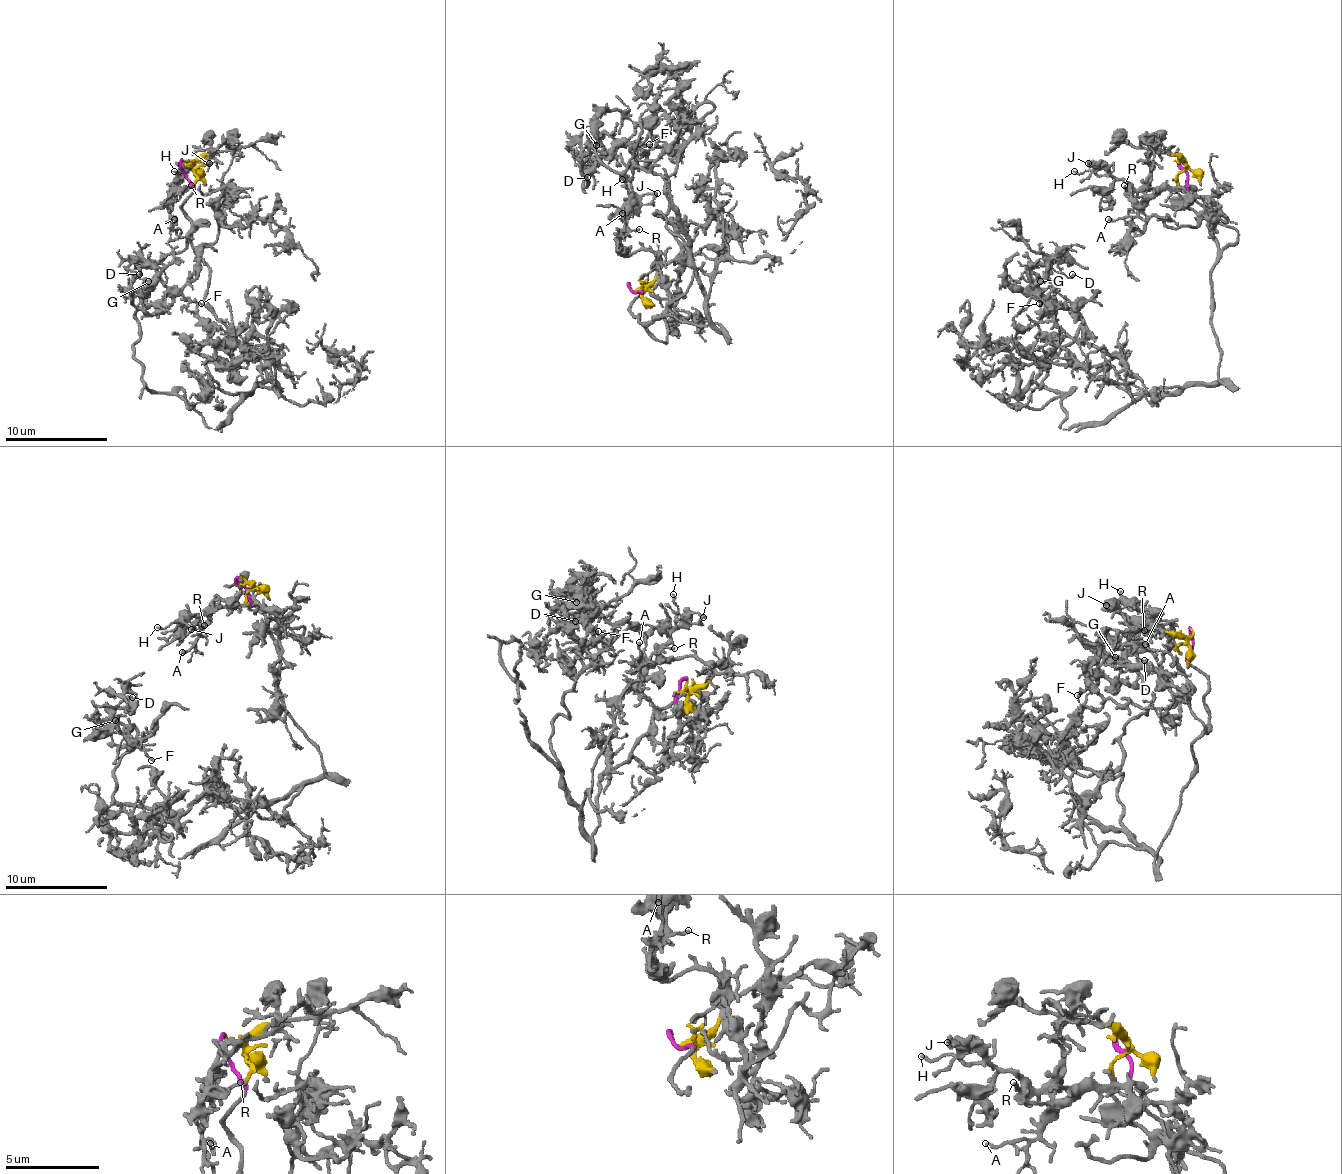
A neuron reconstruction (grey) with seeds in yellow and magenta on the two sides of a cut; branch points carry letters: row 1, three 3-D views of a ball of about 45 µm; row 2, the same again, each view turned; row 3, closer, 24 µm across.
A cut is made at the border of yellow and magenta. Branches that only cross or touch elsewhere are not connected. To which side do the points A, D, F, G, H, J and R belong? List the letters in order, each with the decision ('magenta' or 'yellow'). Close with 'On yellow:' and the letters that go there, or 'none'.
A: yellow
D: magenta
F: magenta
G: magenta
H: yellow
J: yellow
R: yellow
On yellow: A, H, J, R

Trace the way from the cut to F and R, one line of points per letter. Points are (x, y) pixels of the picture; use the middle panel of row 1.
F: (629, 284), (642, 323), (714, 323), (663, 169), (621, 171), (591, 148), (583, 184), (616, 146), (650, 143)
R: (629, 287), (642, 290), (655, 277), (657, 256), (650, 248), (629, 254), (621, 248), (621, 238), (639, 228)

